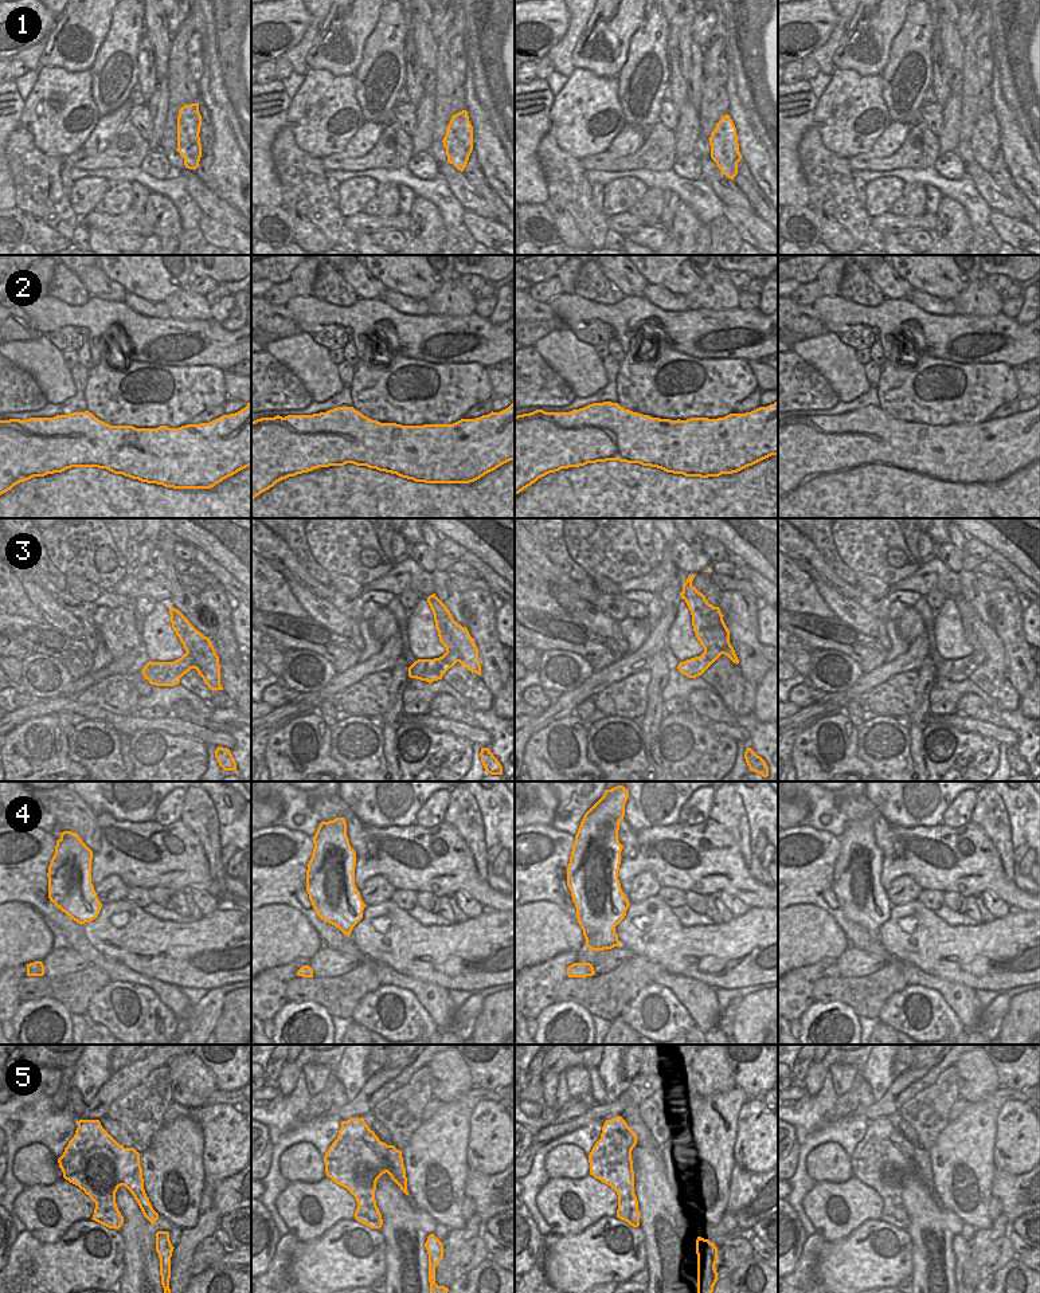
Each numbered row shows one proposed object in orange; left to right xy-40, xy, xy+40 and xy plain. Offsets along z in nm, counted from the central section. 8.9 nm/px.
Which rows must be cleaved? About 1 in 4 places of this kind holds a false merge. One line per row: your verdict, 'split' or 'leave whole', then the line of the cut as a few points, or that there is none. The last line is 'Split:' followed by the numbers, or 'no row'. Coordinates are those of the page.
1: leave whole; cut none
2: leave whole; cut none
3: split; cut xy (448, 615), (448, 634), (458, 653), (458, 661)
4: leave whole; cut none
5: leave whole; cut none
Split: 3

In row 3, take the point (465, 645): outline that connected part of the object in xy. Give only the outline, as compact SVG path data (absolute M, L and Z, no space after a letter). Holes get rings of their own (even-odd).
M451 616L449 620L449 635L460 653L460 663L469 671L481 675L481 665L478 662L478 649L466 627L458 624Z

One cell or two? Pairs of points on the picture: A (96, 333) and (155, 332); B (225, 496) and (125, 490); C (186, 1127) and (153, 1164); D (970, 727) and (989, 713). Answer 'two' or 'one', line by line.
A: one
B: one
C: one
D: two

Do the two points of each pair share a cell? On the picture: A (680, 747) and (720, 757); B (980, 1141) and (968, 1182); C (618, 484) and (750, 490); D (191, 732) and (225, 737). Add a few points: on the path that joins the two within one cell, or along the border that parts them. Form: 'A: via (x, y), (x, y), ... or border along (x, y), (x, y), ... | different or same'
A: via (689, 752), (694, 756), (711, 756) | same
B: via (970, 1151), (968, 1154), (968, 1172) | same
C: via (651, 489), (712, 488), (718, 490) | same
D: via (199, 733), (217, 737) | same

